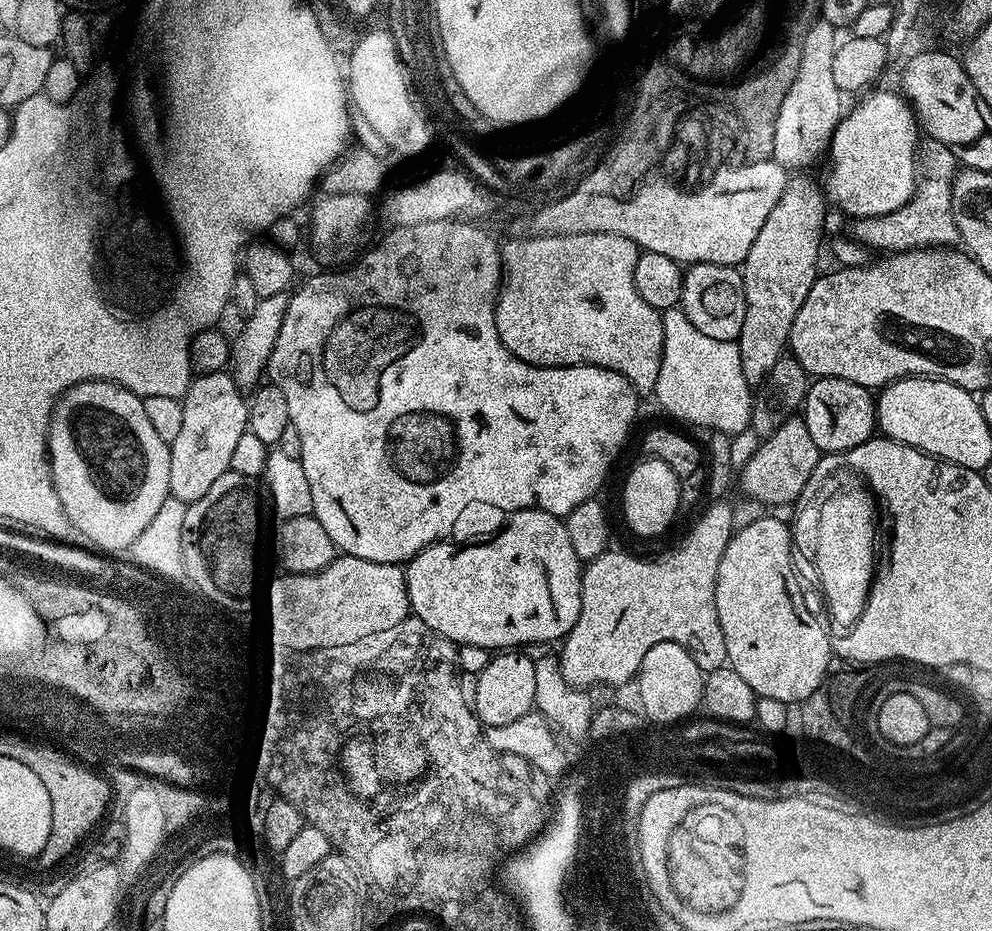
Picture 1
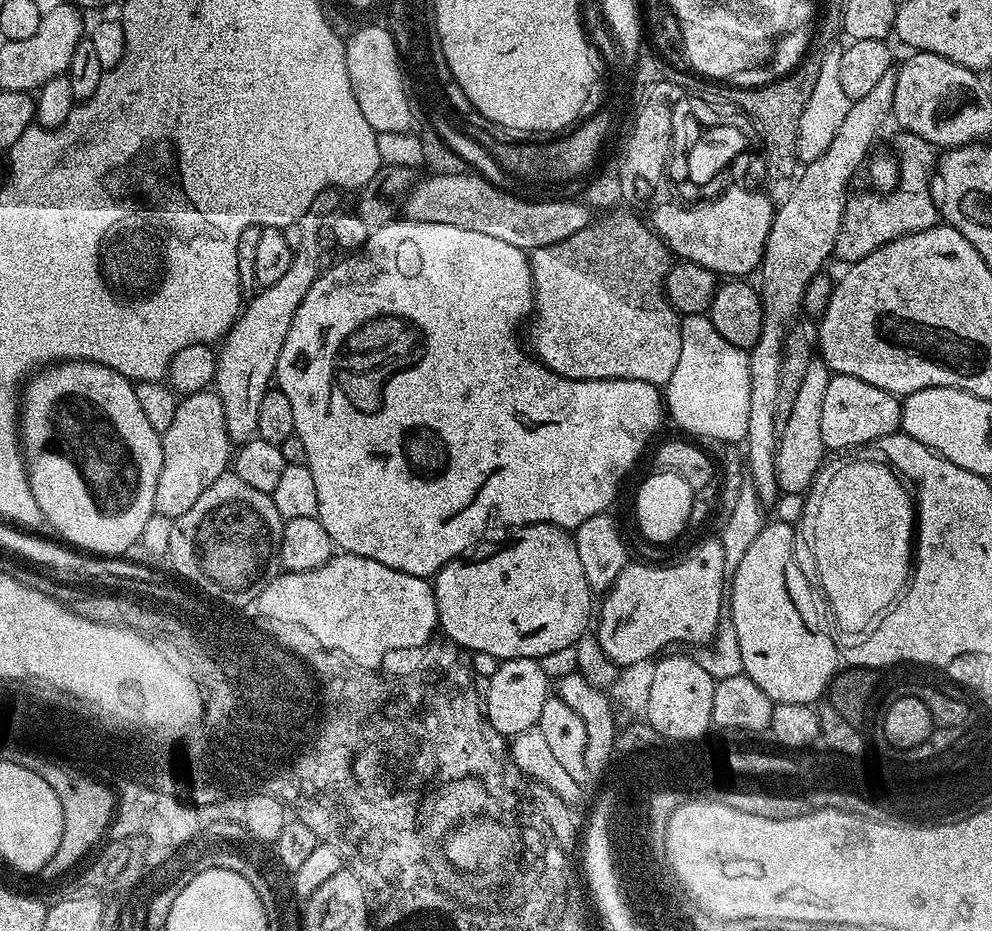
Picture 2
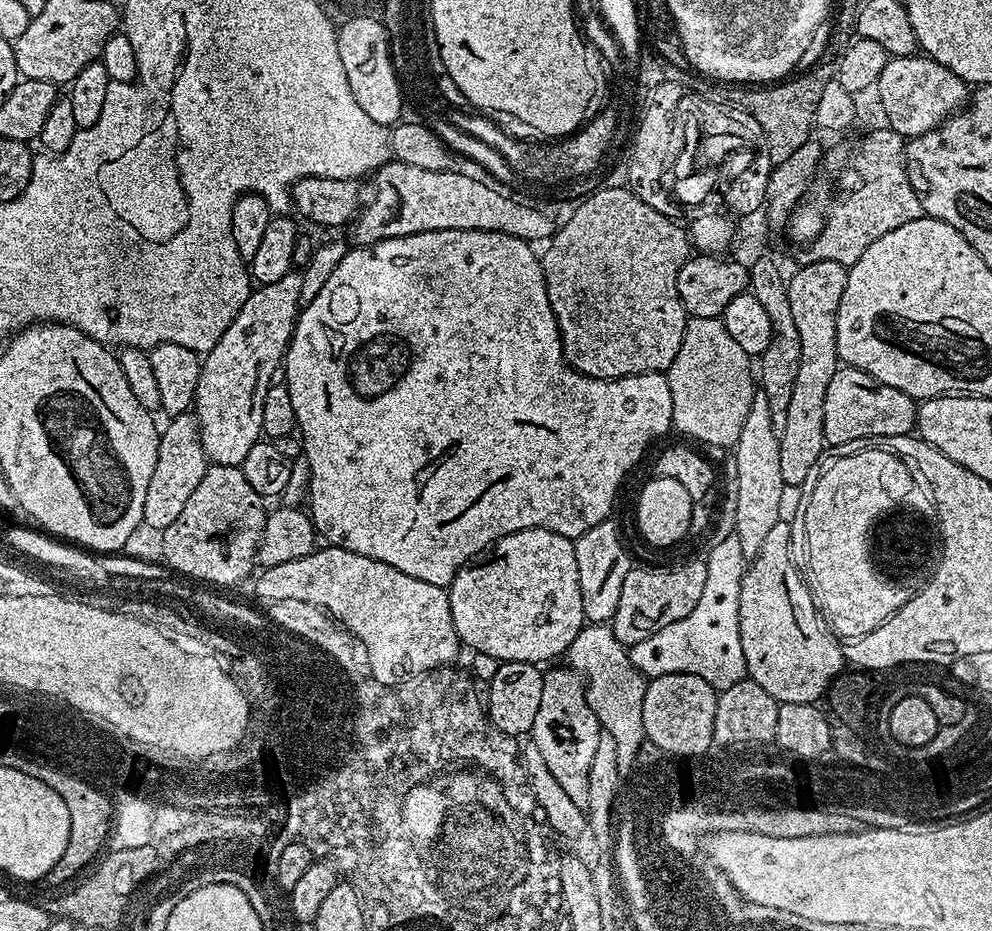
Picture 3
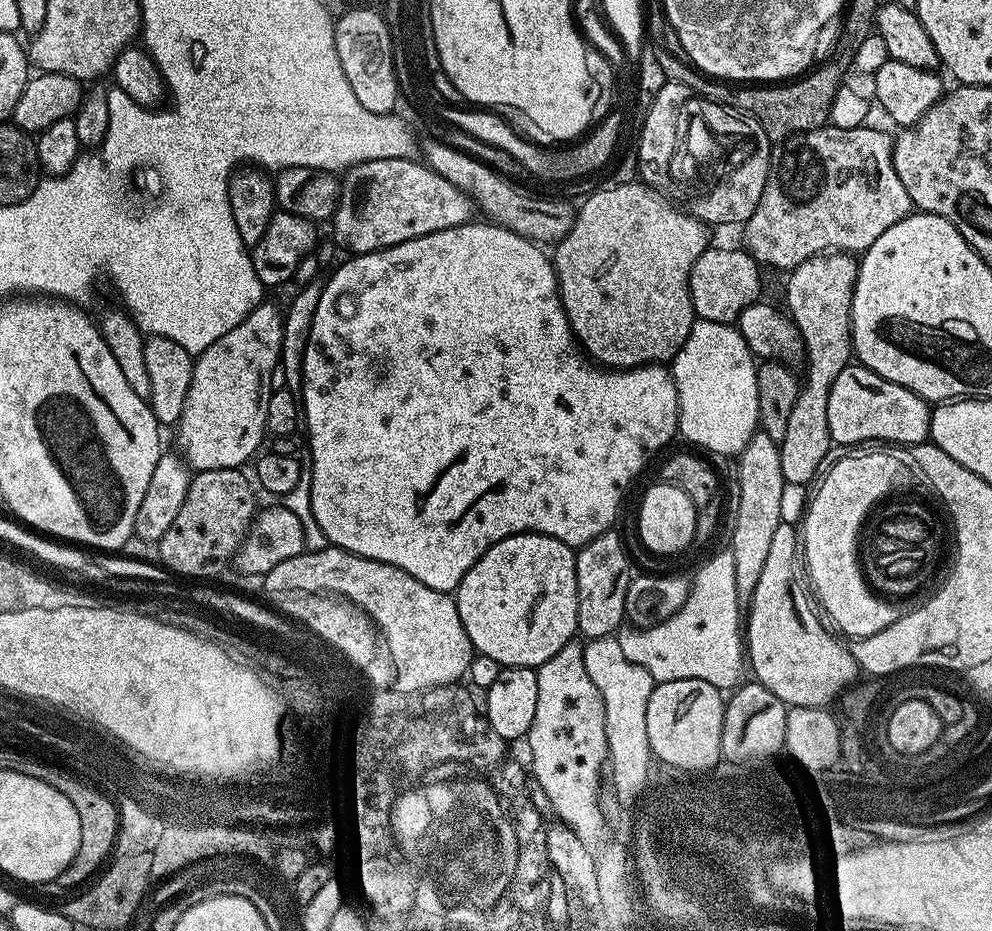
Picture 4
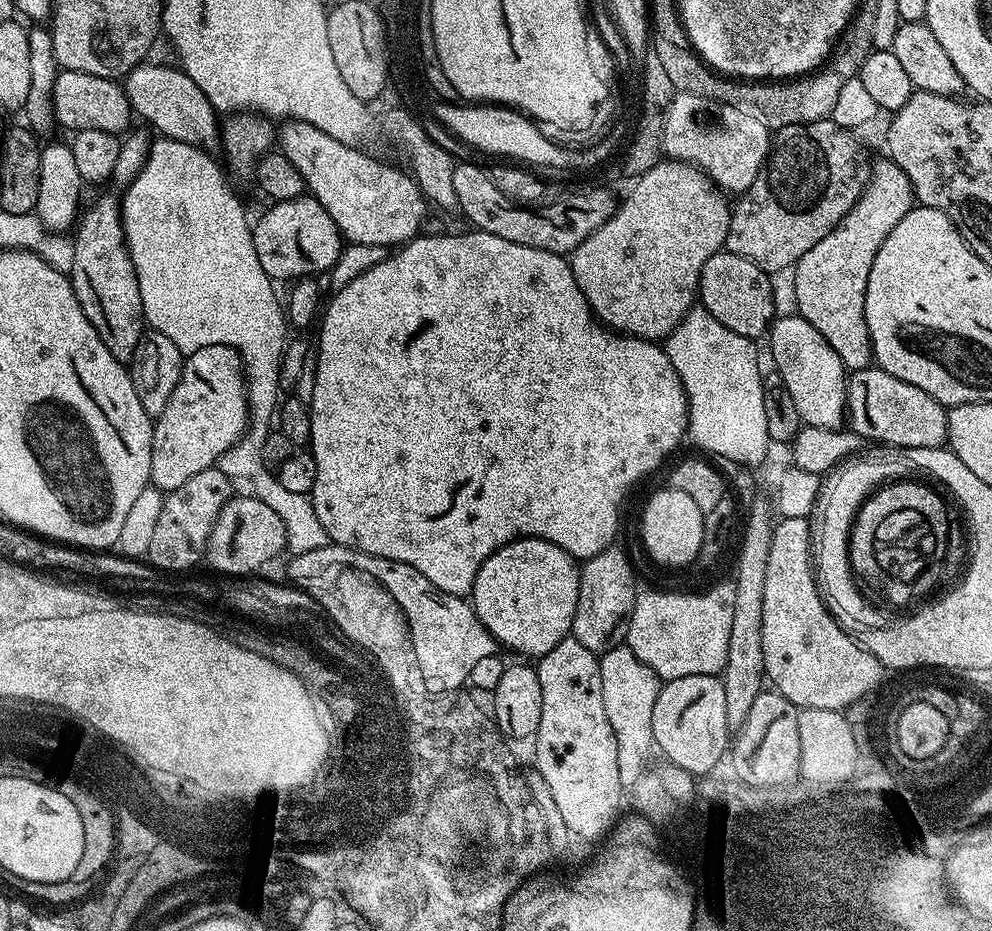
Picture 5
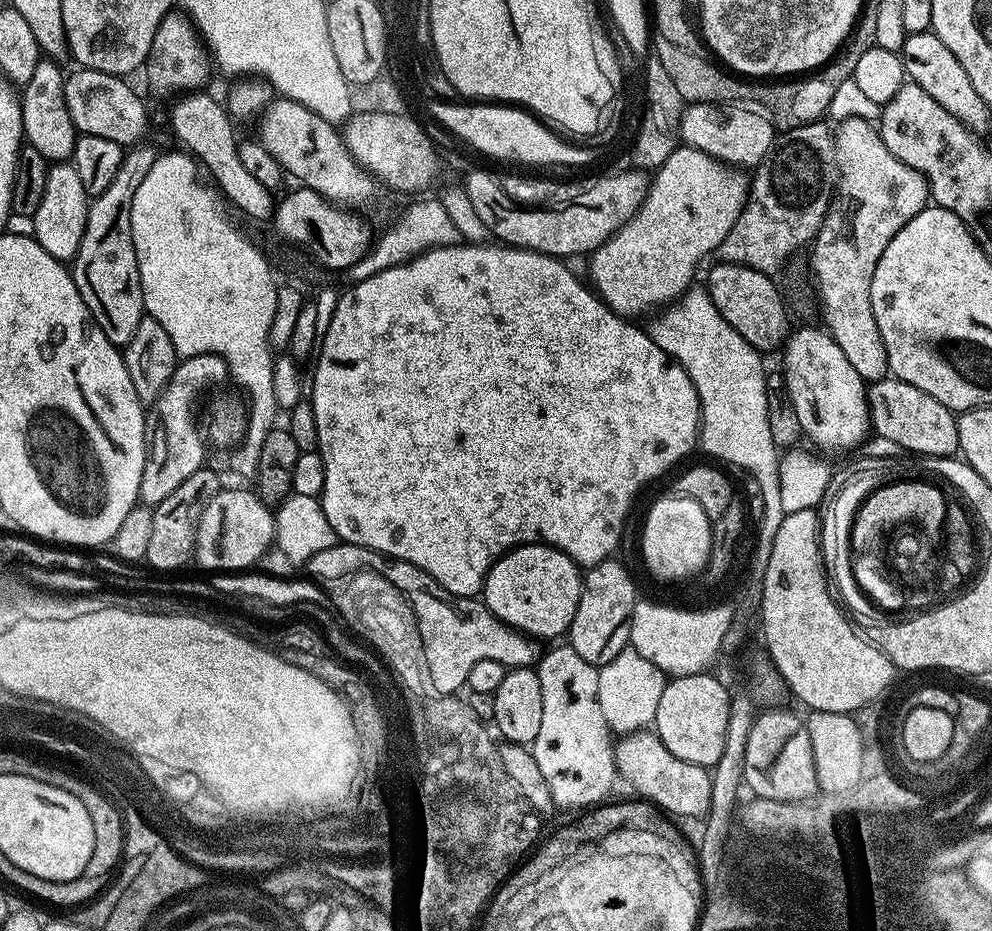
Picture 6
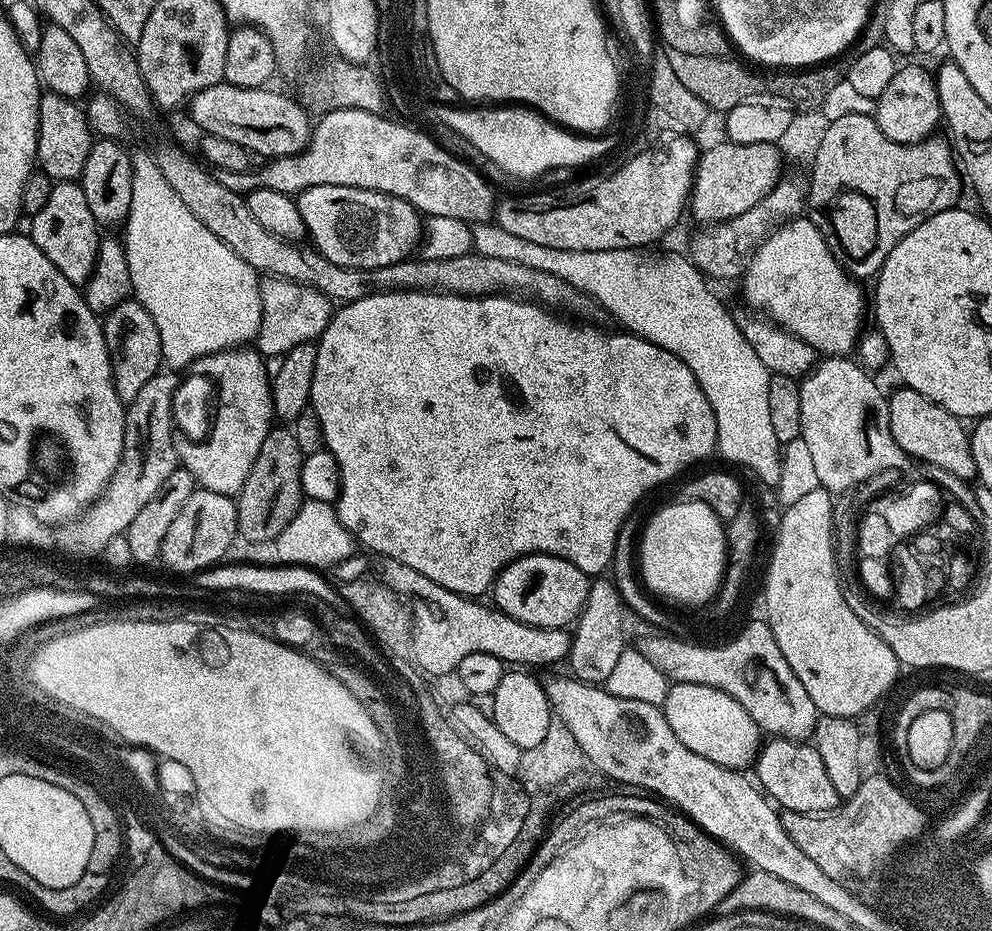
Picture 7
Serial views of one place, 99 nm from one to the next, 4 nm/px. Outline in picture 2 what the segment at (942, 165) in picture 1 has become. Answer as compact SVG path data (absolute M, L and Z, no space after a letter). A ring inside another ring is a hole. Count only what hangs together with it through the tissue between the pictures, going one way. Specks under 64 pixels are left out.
M903 130L897 133L892 144L896 147L894 155L900 166L899 184L887 195L876 190L867 190L861 196L849 195L848 205L844 207L844 221L836 239L835 255L841 256L845 265L856 264L892 240L909 236L911 232L935 228L938 223L930 183L938 159L937 149L928 144L926 138L918 138L918 134Z

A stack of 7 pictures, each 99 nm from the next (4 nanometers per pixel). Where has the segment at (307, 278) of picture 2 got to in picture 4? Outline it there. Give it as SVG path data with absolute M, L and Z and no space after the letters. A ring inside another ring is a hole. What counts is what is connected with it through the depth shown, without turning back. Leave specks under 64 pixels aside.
M262 302L230 334L222 334L218 342L195 357L190 390L186 390L180 418L174 425L179 455L182 460L184 455L183 463L189 469L205 472L240 468L261 451L260 443L266 437L264 388L273 387L272 371L278 363L278 352L272 344L280 346L283 342L281 311L268 303Z

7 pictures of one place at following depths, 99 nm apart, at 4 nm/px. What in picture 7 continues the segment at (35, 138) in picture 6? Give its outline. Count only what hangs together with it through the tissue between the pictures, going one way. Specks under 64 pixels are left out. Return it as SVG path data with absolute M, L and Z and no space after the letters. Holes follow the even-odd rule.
M45 91L40 97L38 118L40 129L36 139L36 164L39 171L44 172L53 182L79 181L94 143L87 111L75 100L68 100L57 92Z

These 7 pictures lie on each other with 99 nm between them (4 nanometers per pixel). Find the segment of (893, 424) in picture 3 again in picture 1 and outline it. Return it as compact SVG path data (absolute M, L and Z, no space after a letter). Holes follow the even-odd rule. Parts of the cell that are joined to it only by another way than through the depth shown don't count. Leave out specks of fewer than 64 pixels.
M822 376L809 383L802 405L802 419L808 424L814 446L818 446L824 454L843 454L854 446L862 446L862 442L872 439L878 428L873 393L854 382L846 382L846 378L833 376Z

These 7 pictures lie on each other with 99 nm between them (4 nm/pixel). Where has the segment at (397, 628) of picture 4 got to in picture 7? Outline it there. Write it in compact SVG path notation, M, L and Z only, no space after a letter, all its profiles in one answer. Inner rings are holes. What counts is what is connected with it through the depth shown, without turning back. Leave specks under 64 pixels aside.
M388 556L384 580L399 588L400 593L413 595L417 616L415 652L418 653L423 673L429 672L432 678L456 671L456 667L470 654L494 654L494 658L504 661L508 666L523 666L528 670L548 668L569 659L572 651L572 636L568 628L543 628L518 622L495 606L480 604L479 599L459 596L457 592L430 582L426 574L410 570L400 560Z

